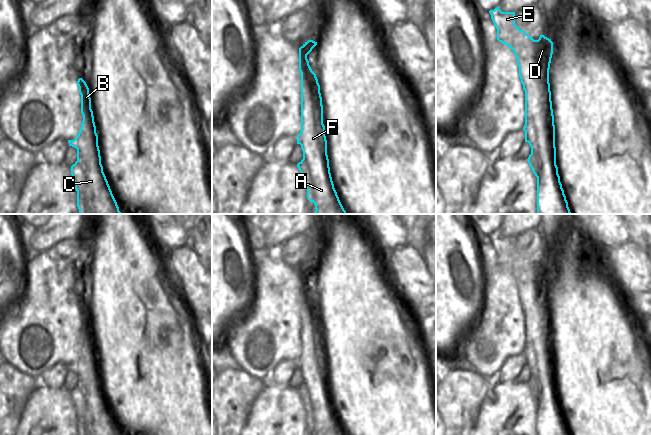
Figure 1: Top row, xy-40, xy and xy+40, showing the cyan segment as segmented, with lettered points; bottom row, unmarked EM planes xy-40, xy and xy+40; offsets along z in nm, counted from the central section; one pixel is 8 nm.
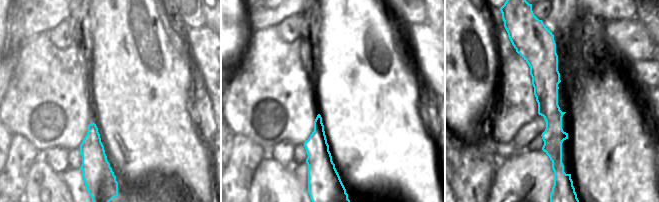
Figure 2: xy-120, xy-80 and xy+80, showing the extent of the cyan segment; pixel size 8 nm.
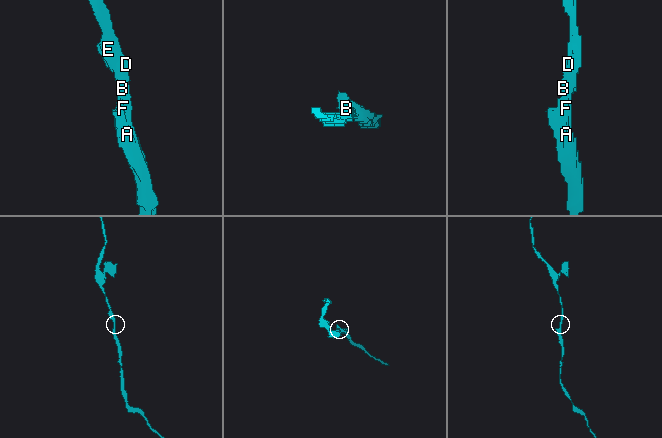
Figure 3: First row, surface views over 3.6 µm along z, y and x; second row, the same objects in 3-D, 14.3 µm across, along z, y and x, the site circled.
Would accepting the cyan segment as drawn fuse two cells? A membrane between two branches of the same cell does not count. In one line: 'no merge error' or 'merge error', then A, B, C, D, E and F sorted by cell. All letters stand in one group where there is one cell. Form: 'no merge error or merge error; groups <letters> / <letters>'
no merge error; groups A B C D E F

